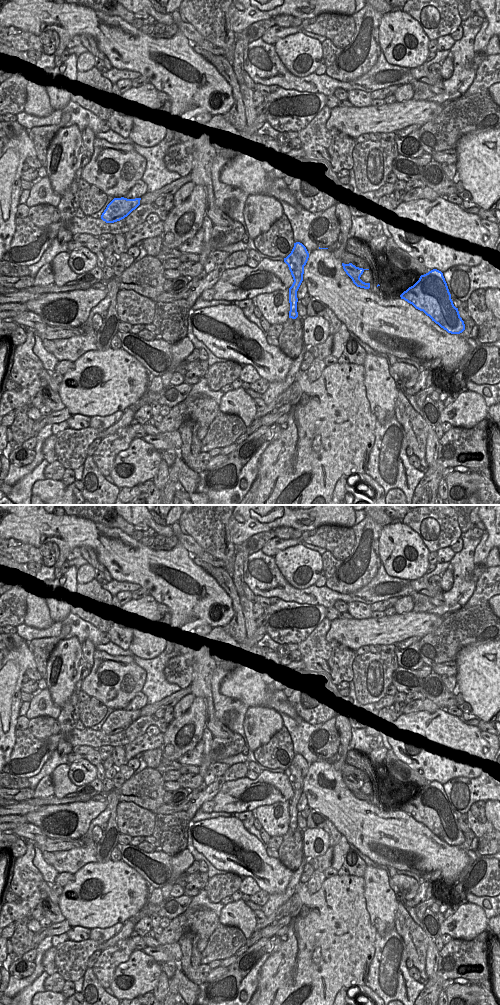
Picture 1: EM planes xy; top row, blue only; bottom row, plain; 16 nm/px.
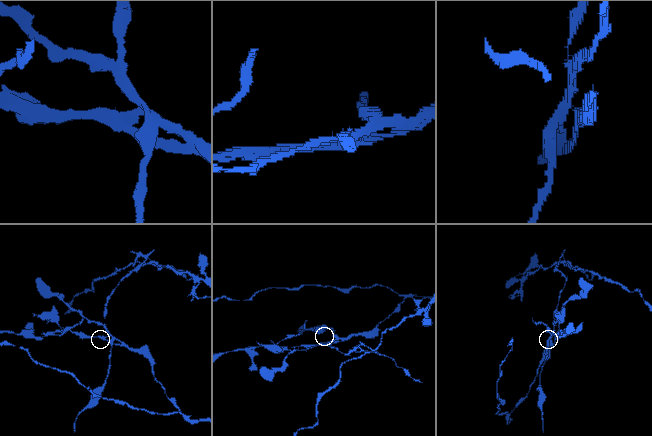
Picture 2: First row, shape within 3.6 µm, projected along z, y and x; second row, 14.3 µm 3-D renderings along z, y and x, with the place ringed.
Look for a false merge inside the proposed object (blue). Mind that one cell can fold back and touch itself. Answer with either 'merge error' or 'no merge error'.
merge error

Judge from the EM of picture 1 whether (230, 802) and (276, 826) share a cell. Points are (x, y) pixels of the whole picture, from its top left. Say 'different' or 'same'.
different

